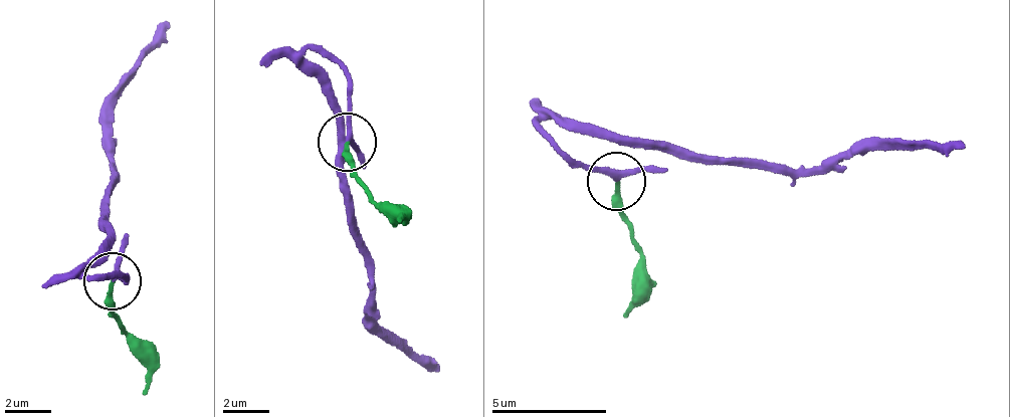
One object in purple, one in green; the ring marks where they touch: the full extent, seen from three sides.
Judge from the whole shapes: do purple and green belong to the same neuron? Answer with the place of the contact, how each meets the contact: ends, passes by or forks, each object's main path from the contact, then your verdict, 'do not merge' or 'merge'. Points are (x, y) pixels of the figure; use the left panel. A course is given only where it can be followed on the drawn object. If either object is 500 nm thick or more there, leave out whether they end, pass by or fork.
at (113, 281); purple passes by; green ends there; purple runs (111, 283), (124, 278), (92, 279), (84, 266), (111, 242), (105, 219), (109, 143), (118, 89), (166, 21); green runs (111, 283), (111, 311), (145, 392); merge

